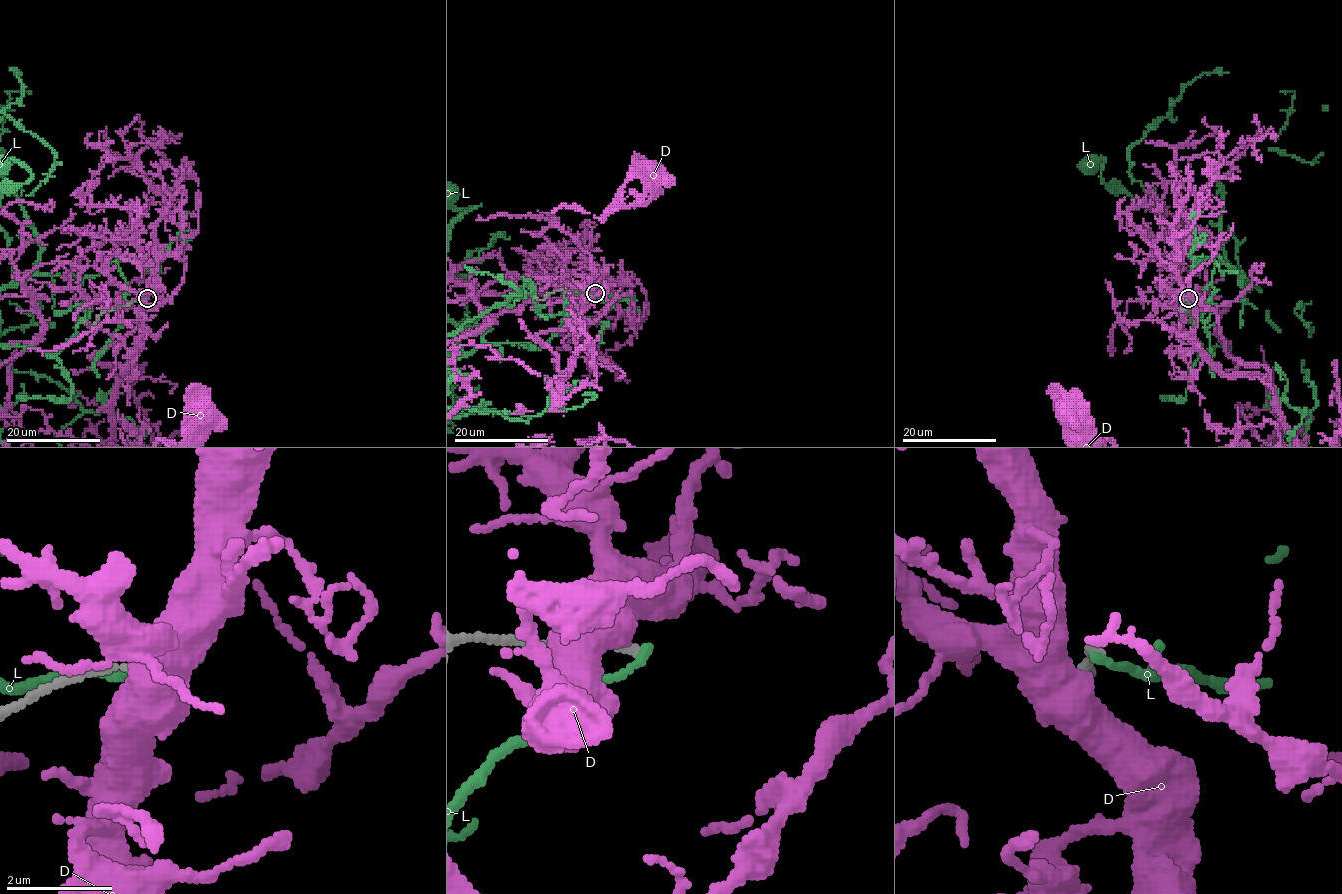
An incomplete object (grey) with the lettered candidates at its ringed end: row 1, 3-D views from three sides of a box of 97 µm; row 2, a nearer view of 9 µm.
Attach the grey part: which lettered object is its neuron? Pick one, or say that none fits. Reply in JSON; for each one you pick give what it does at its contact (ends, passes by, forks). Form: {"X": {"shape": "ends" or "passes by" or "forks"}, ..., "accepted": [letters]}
{"accepted": []}

